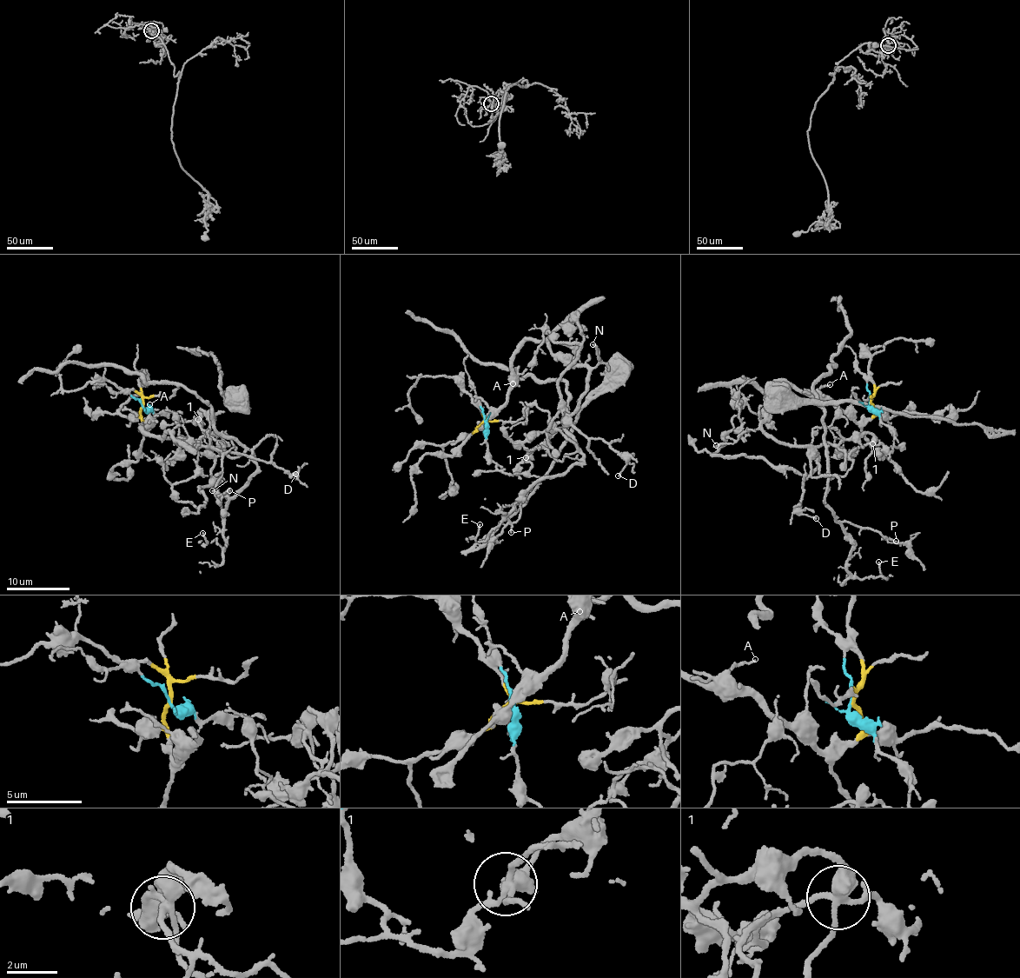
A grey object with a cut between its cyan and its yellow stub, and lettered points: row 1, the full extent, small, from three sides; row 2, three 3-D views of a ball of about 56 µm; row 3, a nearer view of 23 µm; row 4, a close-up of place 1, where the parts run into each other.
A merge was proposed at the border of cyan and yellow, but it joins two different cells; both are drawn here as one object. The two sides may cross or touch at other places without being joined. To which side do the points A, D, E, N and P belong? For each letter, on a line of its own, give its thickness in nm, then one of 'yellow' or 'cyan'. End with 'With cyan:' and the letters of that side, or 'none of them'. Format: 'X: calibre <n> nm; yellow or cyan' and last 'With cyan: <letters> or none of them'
A: calibre 120 nm; yellow
D: calibre 150 nm; yellow
E: calibre 150 nm; cyan
N: calibre 240 nm; yellow
P: calibre 110 nm; cyan
With cyan: E, P

